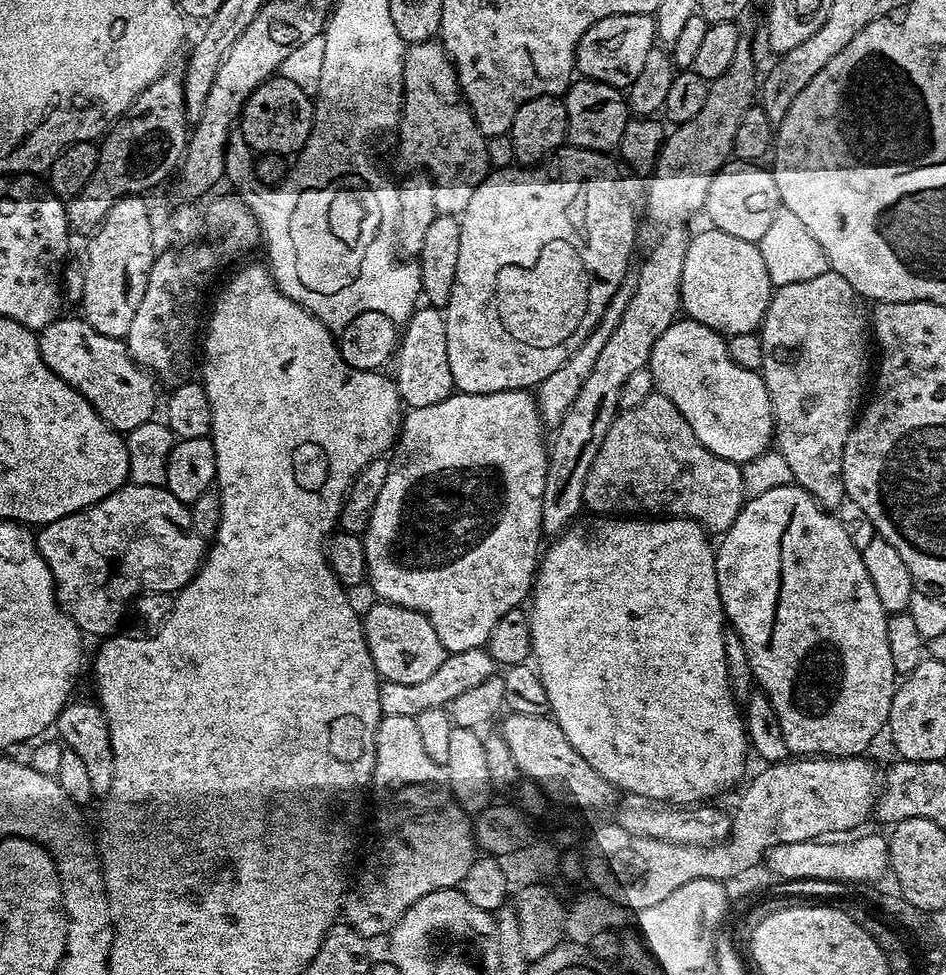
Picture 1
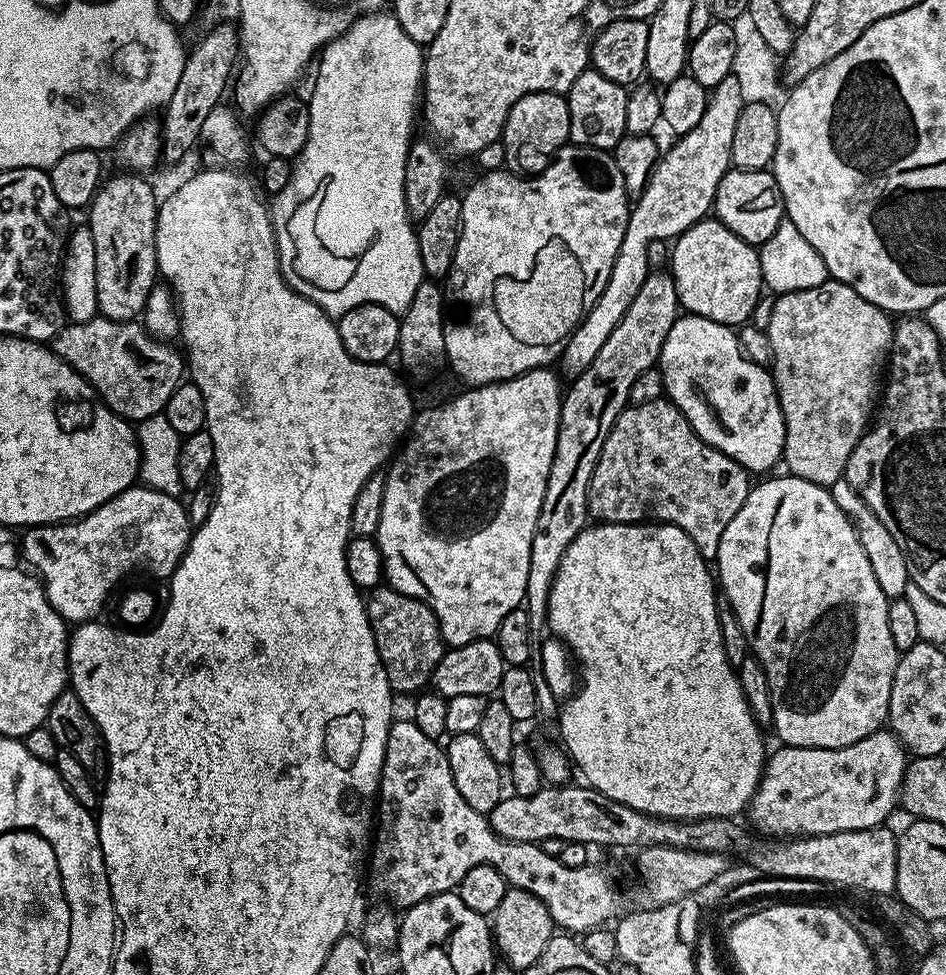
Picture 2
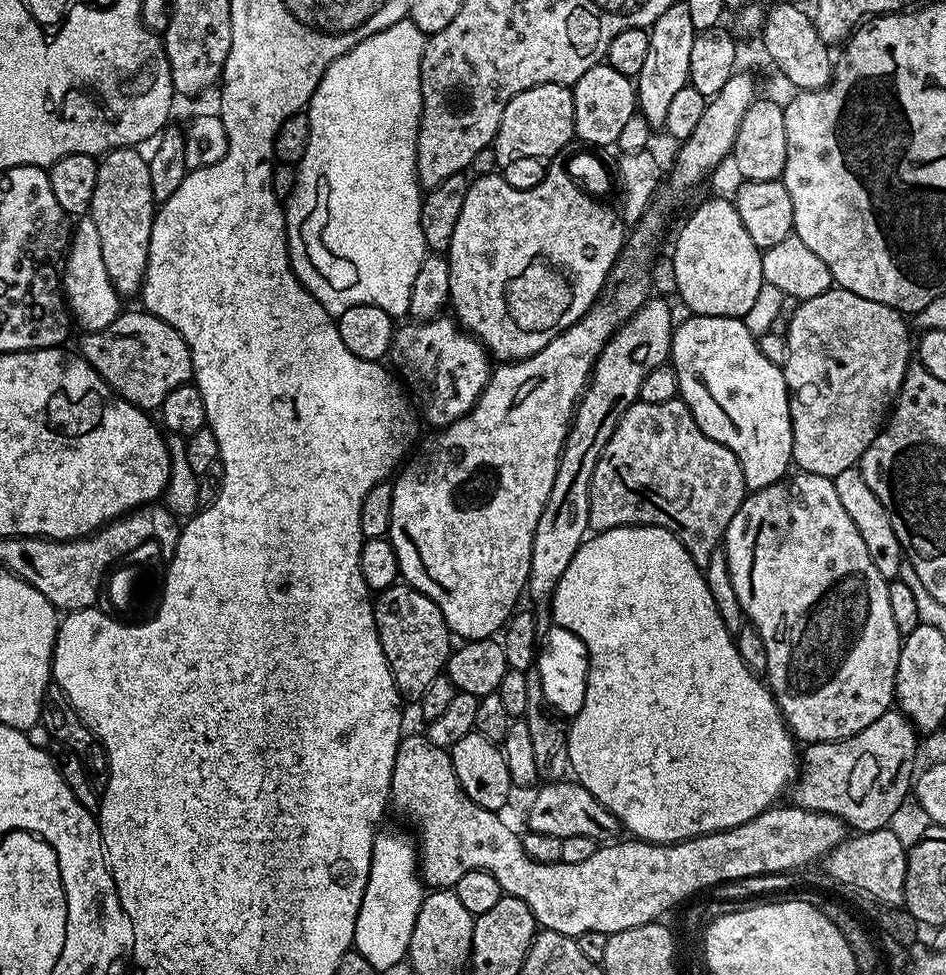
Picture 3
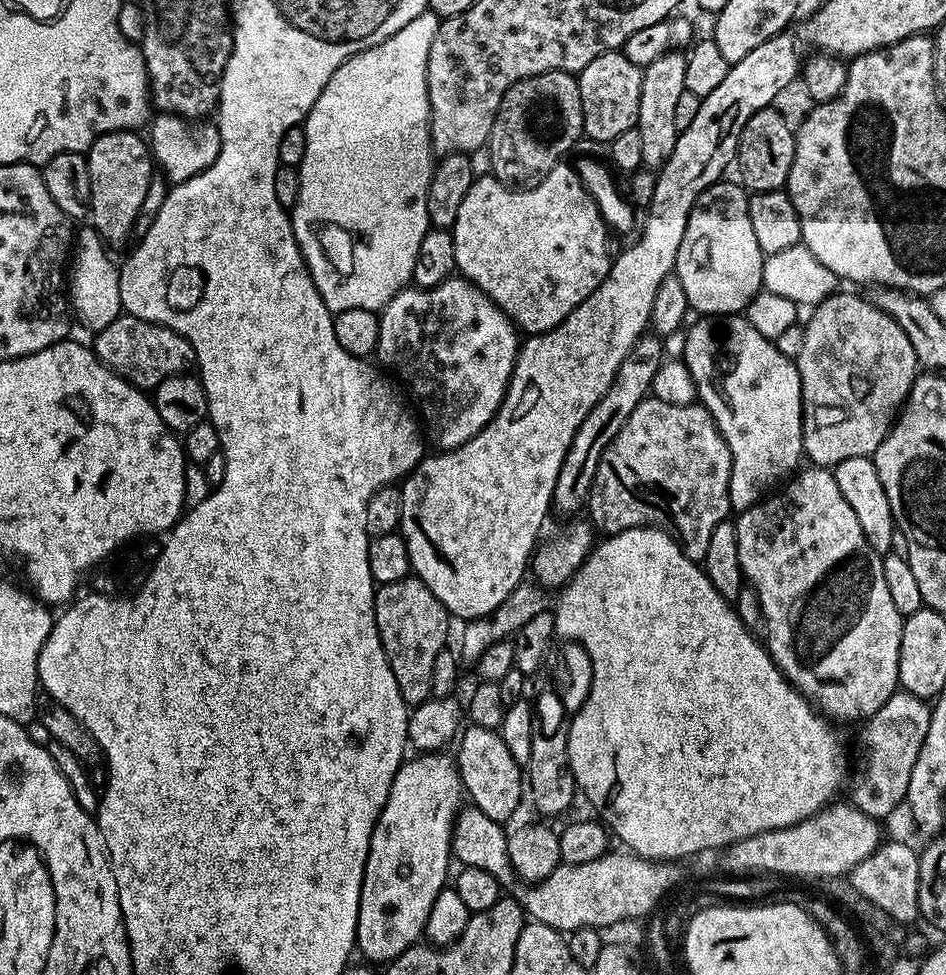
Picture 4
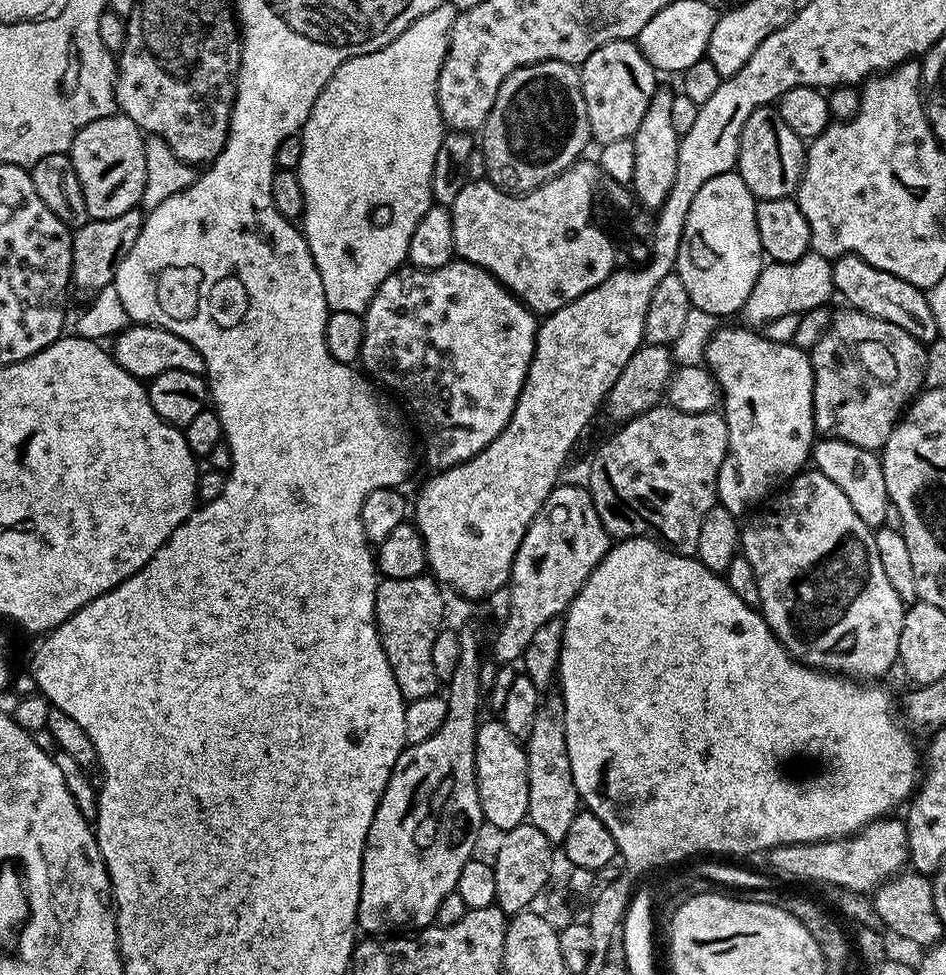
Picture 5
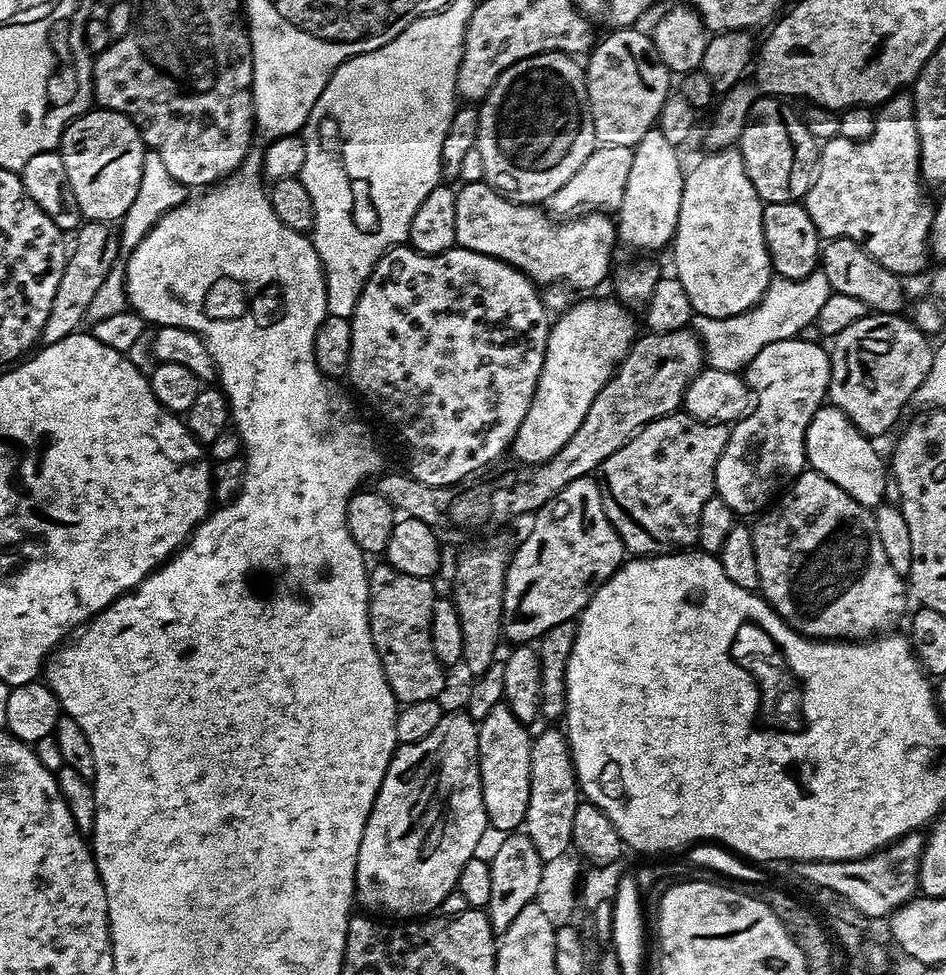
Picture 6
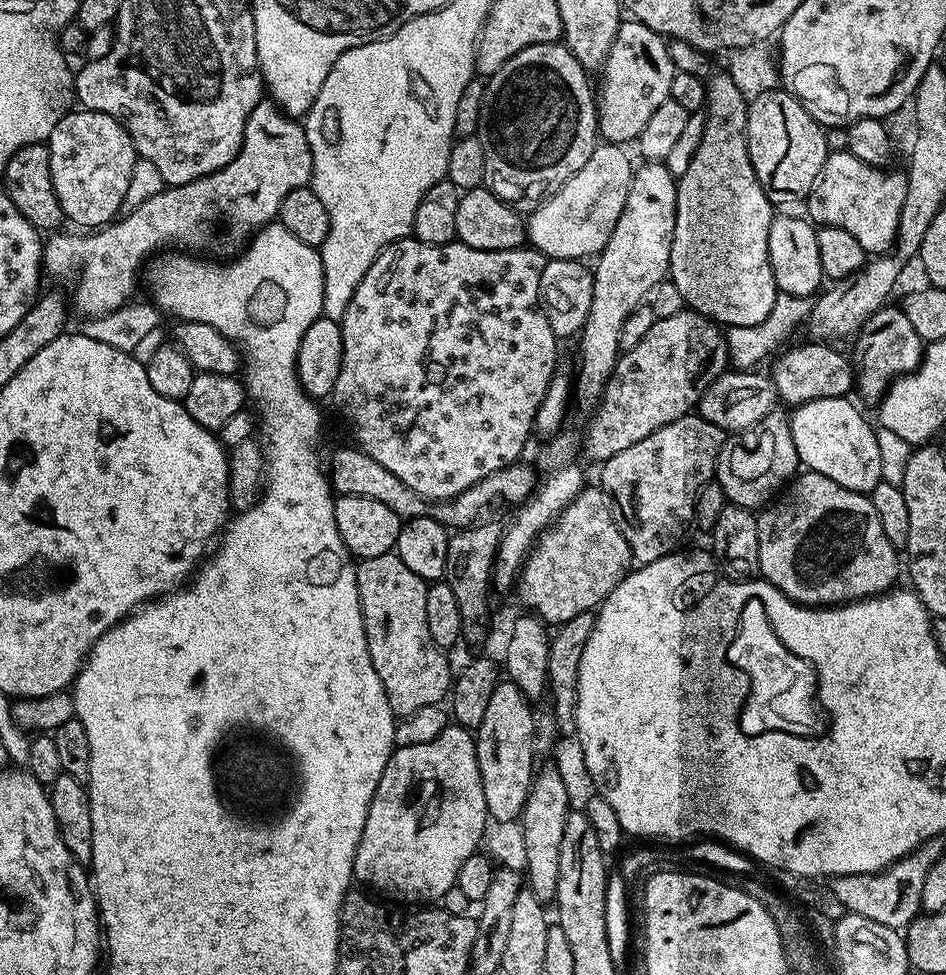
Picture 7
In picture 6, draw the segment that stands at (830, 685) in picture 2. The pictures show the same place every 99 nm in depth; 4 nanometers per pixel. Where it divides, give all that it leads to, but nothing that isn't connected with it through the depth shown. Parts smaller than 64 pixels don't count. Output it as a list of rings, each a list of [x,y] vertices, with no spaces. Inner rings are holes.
[[[805,470],[791,484],[787,485],[783,495],[771,506],[763,509],[755,517],[755,520],[756,524],[753,523],[751,529],[752,537],[754,538],[754,558],[758,558],[759,591],[764,599],[768,601],[770,607],[795,632],[801,632],[803,636],[810,636],[813,640],[863,640],[895,629],[892,627],[899,622],[900,615],[904,612],[904,607],[907,606],[908,600],[910,601],[909,593],[906,591],[905,577],[897,574],[894,566],[890,566],[890,562],[886,562],[886,550],[882,550],[882,542],[878,539],[878,530],[876,529],[872,512],[863,508],[858,502],[854,502],[854,498],[850,498],[850,494],[846,494],[846,490],[834,486],[834,482],[830,482],[830,478],[826,478],[822,474]]]

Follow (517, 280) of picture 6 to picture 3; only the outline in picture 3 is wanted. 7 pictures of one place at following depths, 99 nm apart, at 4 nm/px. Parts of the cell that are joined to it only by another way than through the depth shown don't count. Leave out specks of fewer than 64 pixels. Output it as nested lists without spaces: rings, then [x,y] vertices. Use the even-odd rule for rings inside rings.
[[[451,315],[407,323],[393,331],[387,359],[392,360],[391,367],[406,385],[423,423],[433,424],[431,427],[439,430],[475,406],[488,384],[493,365],[487,348],[475,336],[469,336]]]

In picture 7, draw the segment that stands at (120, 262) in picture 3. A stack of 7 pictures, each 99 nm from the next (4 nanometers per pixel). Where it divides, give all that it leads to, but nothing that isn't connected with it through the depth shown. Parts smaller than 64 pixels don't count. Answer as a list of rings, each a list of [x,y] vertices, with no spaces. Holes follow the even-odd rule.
[[[70,110],[54,126],[48,135],[48,153],[50,154],[50,174],[54,182],[54,190],[58,194],[58,202],[62,206],[65,217],[69,221],[81,224],[84,230],[99,230],[105,224],[117,219],[118,213],[126,198],[127,186],[130,184],[132,171],[138,159],[136,147],[132,145],[130,134],[110,114],[89,112],[87,110]]]

